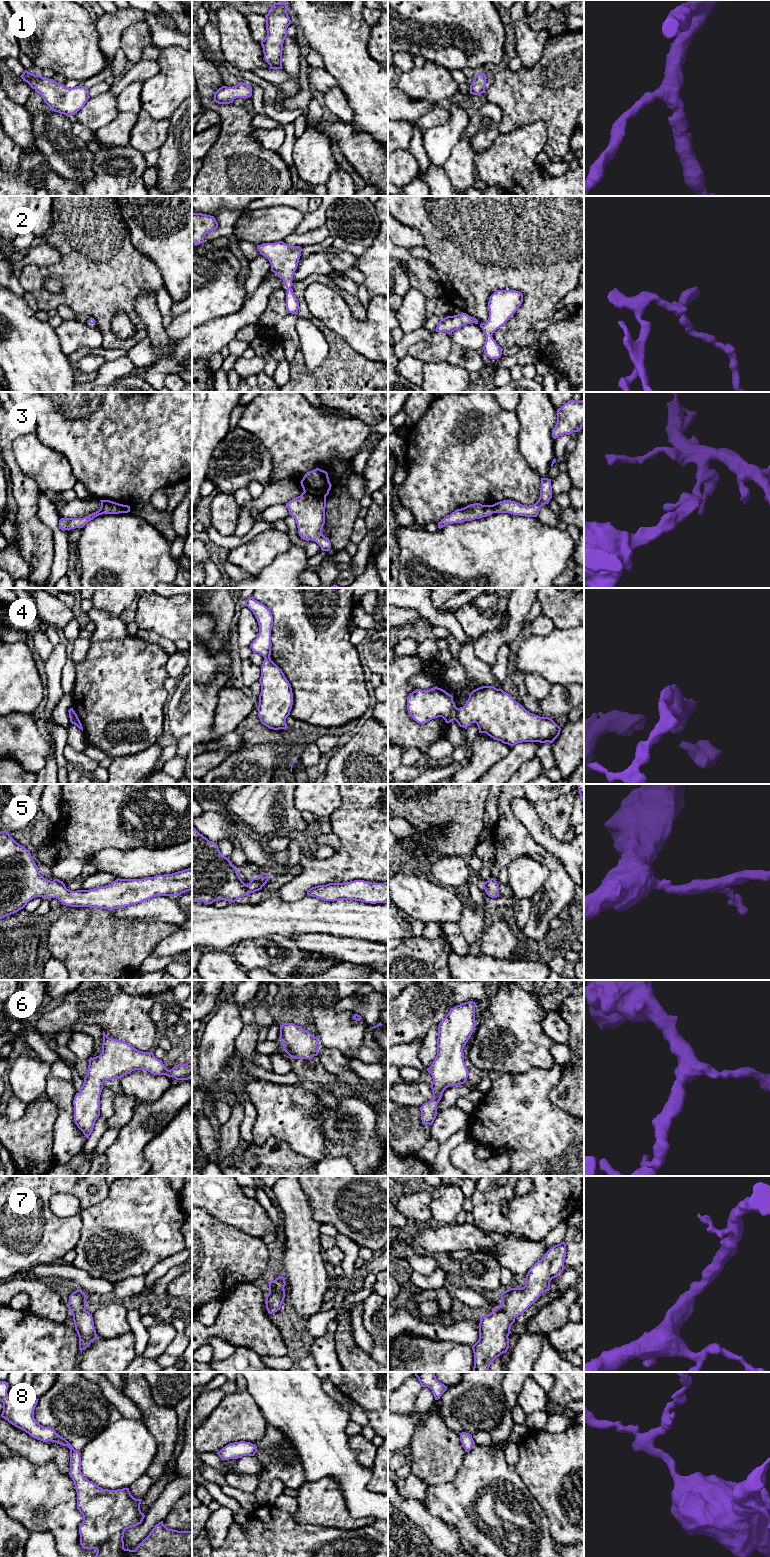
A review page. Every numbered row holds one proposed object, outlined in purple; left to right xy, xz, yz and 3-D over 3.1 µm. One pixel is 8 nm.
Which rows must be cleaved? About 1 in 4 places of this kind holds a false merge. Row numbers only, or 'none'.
3, 4

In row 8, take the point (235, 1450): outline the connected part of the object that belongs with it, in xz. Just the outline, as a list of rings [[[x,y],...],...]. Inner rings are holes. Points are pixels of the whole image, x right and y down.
[[[234,1442],[223,1447],[218,1454],[222,1460],[238,1459],[243,1456],[254,1456],[257,1452],[257,1446],[250,1442]]]

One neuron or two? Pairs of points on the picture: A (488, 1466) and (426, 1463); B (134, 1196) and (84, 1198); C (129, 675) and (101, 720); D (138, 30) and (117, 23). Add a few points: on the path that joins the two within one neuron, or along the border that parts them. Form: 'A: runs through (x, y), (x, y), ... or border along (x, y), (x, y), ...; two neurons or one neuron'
A: border along (466, 1452), (459, 1471), (446, 1483); two neurons
B: border along (109, 1186), (109, 1192), (105, 1198), (85, 1208); two neurons
C: runs through (119, 686), (119, 702), (112, 709); one neuron
D: border along (144, 19), (134, 22), (123, 31), (119, 46); two neurons

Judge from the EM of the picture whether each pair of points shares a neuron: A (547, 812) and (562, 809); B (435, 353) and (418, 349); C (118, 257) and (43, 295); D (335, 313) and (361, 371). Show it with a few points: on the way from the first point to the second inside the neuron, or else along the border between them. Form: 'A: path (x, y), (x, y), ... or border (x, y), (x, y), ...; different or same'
A: path (551, 812), (558, 811); same
B: path (431, 351), (422, 351); same
C: path (99, 276), (82, 293), (62, 297); same
D: border (331, 329), (354, 349), (368, 358); different

